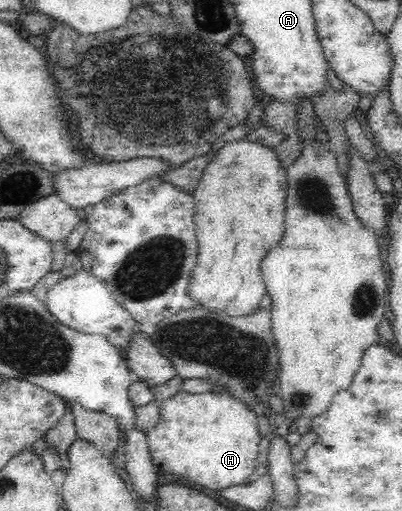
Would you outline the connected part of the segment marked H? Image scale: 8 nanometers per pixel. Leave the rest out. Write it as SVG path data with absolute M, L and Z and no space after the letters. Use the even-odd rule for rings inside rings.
M178 392L160 404L159 414L156 427L147 433L150 459L157 471L172 474L182 483L196 483L212 491L221 492L242 484L257 469L258 445L262 438L256 423L257 415L232 396L226 396L224 393L187 395L185 392Z

